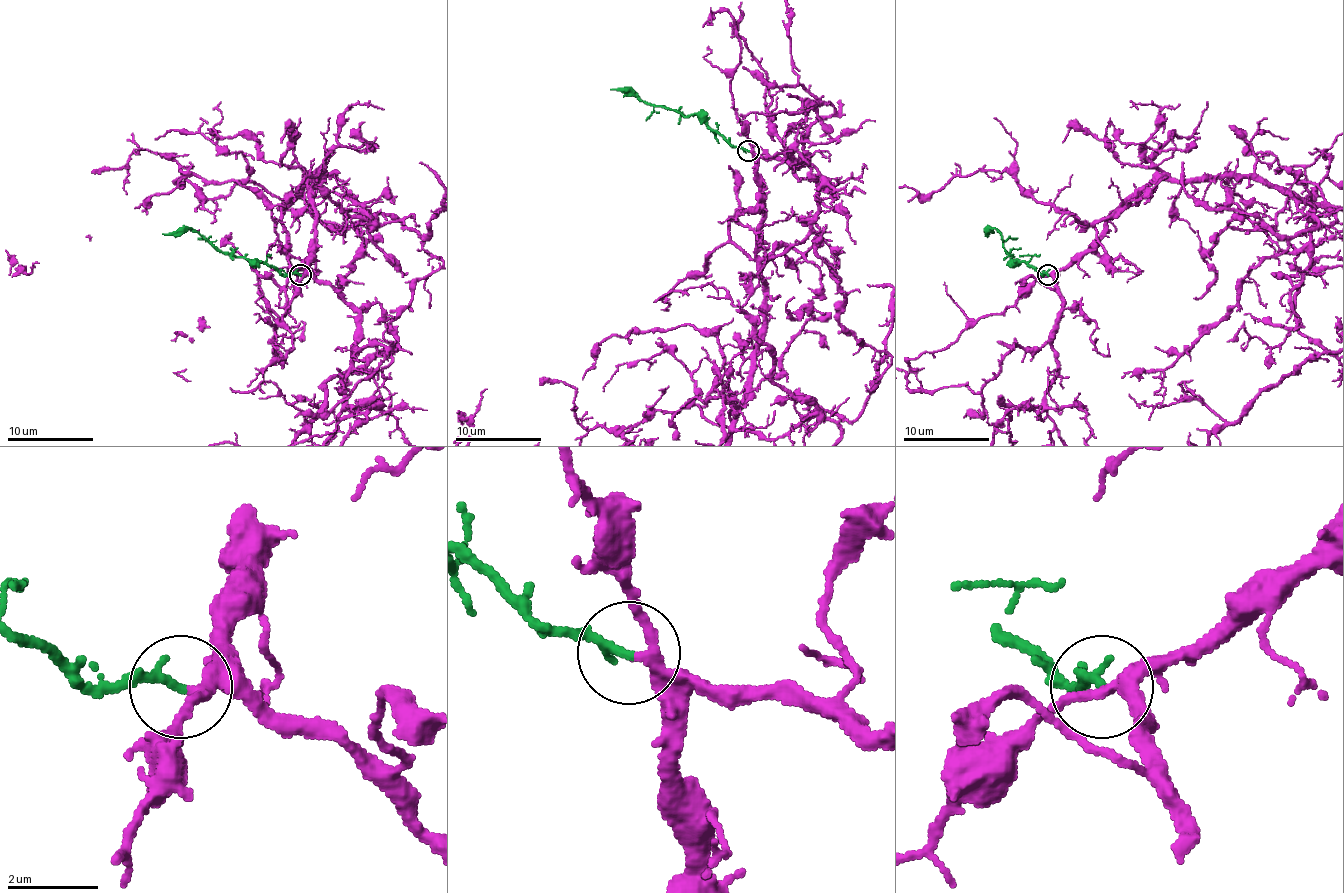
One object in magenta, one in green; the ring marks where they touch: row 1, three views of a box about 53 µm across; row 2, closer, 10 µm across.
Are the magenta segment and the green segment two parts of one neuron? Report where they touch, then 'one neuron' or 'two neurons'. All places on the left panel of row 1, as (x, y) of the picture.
(300, 274) | one neuron

